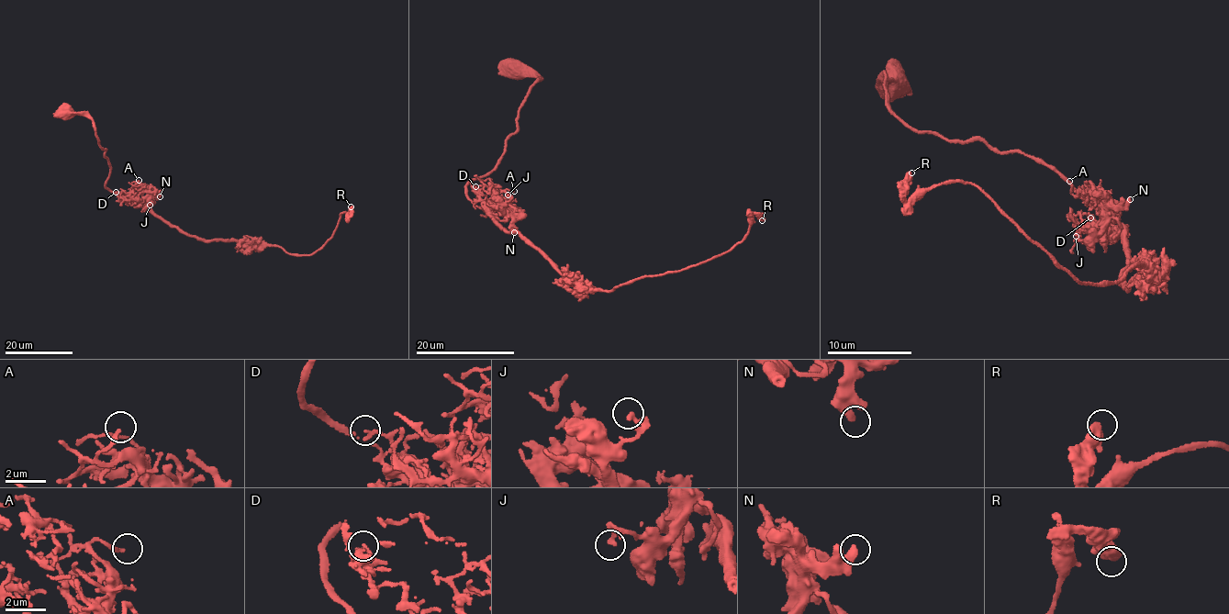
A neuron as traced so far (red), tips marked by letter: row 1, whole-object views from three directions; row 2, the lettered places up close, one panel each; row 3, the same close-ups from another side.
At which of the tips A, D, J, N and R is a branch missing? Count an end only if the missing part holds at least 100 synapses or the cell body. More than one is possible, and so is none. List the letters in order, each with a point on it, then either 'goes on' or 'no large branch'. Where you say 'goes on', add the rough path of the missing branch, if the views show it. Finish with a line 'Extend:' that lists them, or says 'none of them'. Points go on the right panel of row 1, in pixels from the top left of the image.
A: at (1069, 181); no large branch
D: at (1090, 217); no large branch
J: at (1076, 236); no large branch
N: at (1130, 199); no large branch
R: at (911, 173); no large branch
Extend: none of them

